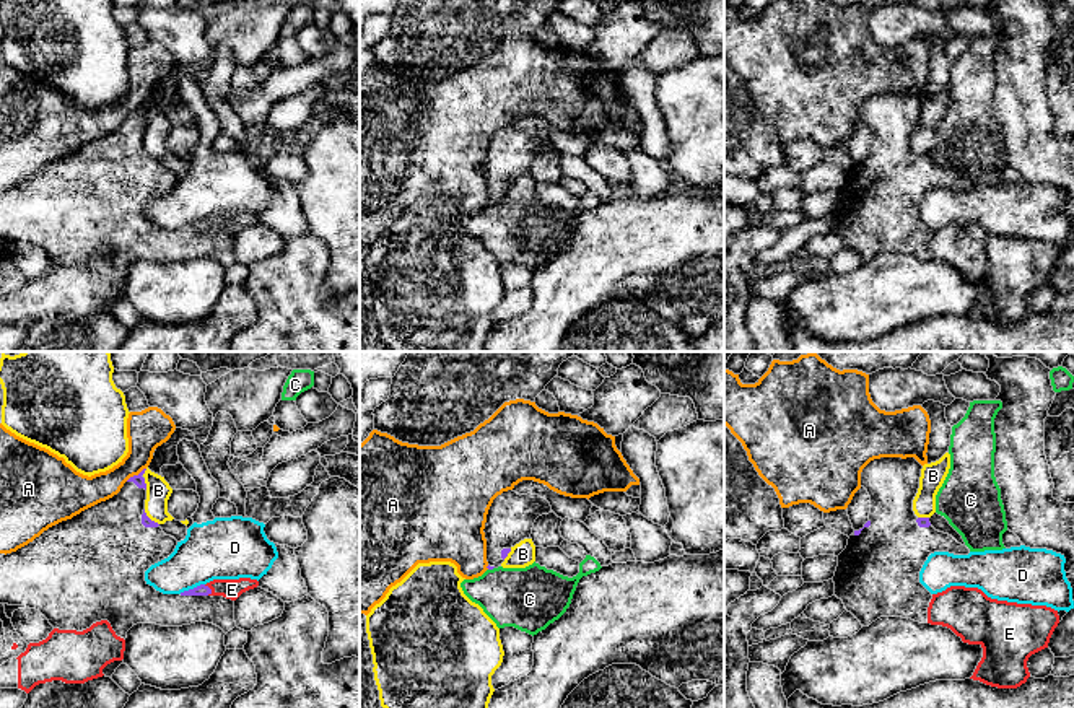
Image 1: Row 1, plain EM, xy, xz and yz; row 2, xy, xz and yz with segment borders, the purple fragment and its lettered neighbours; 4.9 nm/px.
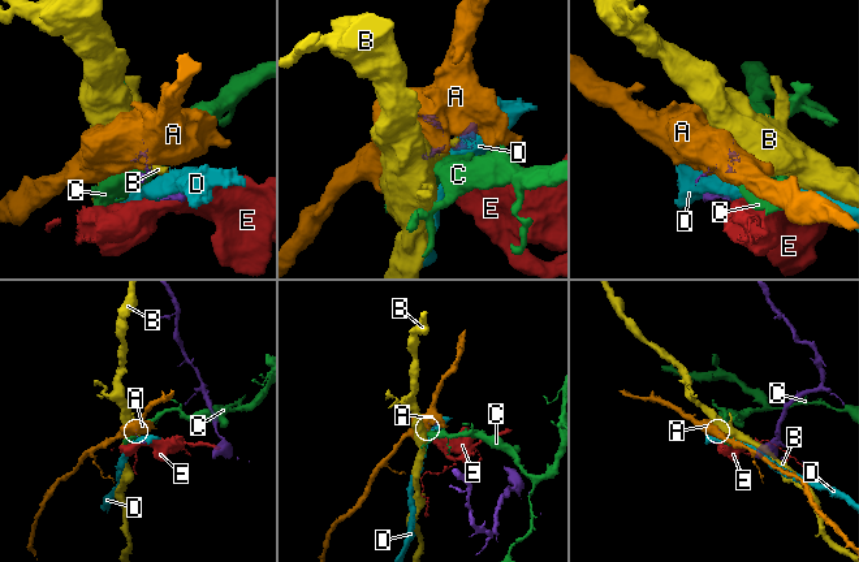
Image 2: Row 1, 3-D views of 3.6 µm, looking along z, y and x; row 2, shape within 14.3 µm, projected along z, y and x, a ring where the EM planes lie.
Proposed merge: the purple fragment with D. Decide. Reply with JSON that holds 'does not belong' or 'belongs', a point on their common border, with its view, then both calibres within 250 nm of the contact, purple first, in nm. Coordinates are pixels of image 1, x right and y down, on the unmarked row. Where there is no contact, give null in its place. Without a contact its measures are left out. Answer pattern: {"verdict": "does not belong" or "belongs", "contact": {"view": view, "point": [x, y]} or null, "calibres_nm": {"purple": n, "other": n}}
{"verdict": "does not belong", "contact": {"view": "xy", "point": [191, 225]}, "calibres_nm": {"purple": 60, "other": 300}}

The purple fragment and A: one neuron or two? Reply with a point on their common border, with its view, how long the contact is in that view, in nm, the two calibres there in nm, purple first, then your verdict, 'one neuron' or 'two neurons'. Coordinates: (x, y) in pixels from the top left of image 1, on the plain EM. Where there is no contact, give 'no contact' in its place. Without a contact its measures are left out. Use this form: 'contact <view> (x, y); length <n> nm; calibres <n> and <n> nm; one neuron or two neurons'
contact xy (135, 111); length 120 nm; calibres 60 and 200 nm; two neurons

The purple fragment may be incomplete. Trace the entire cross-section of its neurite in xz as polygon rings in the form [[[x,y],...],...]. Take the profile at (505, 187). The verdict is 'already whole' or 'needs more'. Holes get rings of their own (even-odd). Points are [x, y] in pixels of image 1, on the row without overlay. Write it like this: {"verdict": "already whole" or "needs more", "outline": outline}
{"verdict": "needs more", "outline": [[[513,125],[498,130],[487,150],[485,174],[488,205],[501,202],[511,184],[530,174],[539,151],[552,148],[550,138],[539,130],[517,130]]]}

